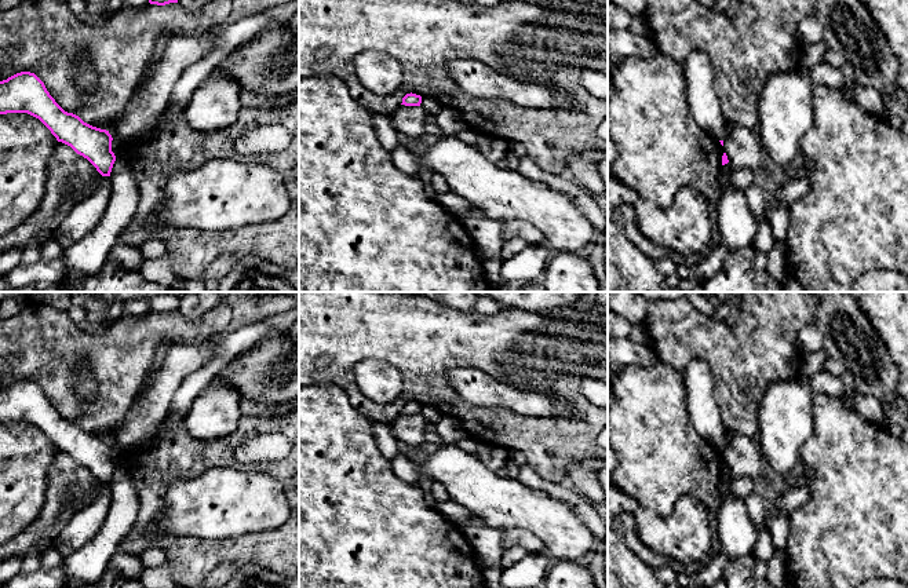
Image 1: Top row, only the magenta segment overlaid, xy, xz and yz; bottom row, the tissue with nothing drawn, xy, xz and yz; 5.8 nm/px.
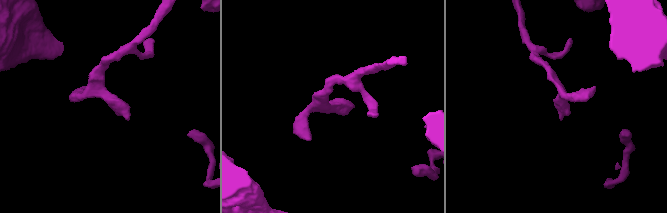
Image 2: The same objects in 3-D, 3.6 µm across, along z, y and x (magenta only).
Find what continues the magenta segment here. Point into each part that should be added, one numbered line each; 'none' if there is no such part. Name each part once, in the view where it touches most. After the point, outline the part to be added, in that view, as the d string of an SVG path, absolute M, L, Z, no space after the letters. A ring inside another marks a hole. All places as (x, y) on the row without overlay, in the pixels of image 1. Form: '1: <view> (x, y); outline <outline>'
none

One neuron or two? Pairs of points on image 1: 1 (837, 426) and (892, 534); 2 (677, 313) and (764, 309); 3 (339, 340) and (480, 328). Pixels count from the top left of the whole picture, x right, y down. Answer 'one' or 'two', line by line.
1: one
2: one
3: one

